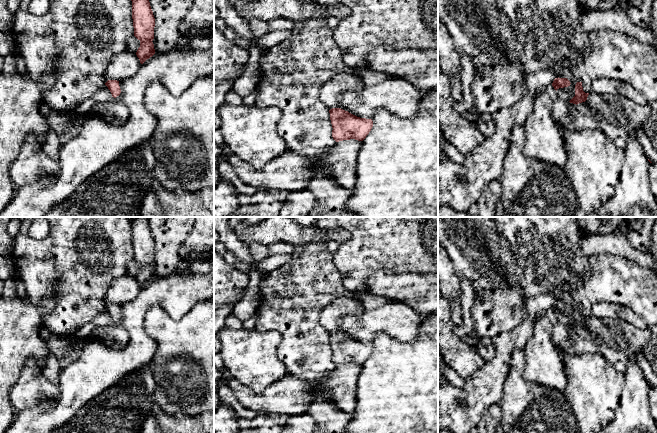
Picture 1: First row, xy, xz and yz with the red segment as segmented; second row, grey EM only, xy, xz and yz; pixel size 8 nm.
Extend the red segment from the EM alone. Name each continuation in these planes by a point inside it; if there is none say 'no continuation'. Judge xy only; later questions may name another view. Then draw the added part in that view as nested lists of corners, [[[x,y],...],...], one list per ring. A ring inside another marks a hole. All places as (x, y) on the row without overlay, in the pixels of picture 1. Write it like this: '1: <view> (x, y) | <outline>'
no continuation

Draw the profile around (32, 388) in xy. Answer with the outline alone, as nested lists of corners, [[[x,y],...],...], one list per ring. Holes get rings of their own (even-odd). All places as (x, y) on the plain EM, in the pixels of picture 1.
[[[29,359],[18,381],[10,389],[9,399],[15,412],[20,413],[45,400],[55,401],[58,395],[58,386],[45,377],[34,359]]]

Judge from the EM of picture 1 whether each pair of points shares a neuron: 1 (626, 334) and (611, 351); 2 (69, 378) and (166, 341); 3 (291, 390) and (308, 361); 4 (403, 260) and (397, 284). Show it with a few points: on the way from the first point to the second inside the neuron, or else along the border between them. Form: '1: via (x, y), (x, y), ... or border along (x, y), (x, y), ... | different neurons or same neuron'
1: via (622, 338), (615, 347) | same neuron
2: border along (145, 324), (145, 330), (157, 344), (151, 361) | different neurons
3: border along (289, 374), (310, 387), (321, 383) | different neurons
4: border along (377, 270), (387, 270), (393, 273), (424, 273) | different neurons

